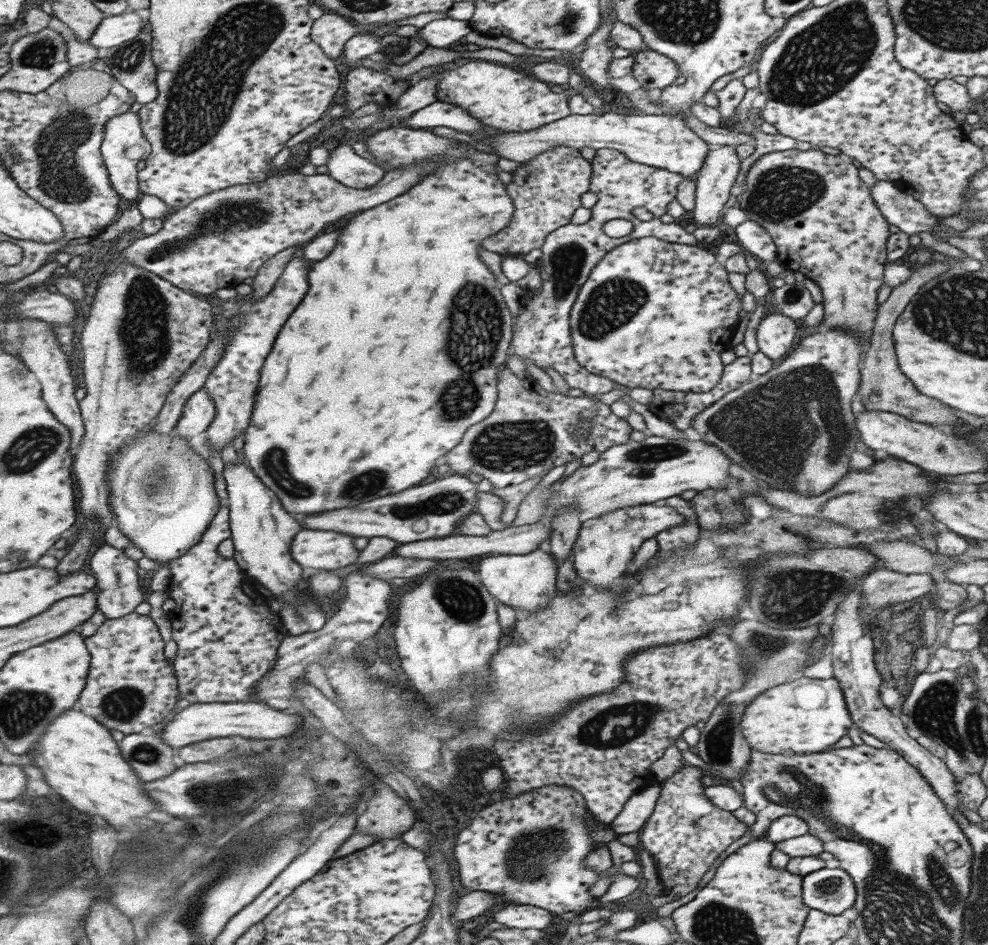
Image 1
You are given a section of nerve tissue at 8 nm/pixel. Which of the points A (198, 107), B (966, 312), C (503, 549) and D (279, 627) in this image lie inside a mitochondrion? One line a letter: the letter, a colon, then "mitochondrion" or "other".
A: mitochondrion
B: mitochondrion
C: other
D: other

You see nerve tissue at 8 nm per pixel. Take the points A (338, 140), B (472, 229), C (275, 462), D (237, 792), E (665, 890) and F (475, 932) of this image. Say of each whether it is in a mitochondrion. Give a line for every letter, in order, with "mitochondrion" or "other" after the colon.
A: other
B: other
C: mitochondrion
D: mitochondrion
E: other
F: other

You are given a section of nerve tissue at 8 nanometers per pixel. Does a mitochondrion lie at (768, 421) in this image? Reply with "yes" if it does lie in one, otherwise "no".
yes

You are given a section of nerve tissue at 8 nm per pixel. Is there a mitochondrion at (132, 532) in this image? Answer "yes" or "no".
no

